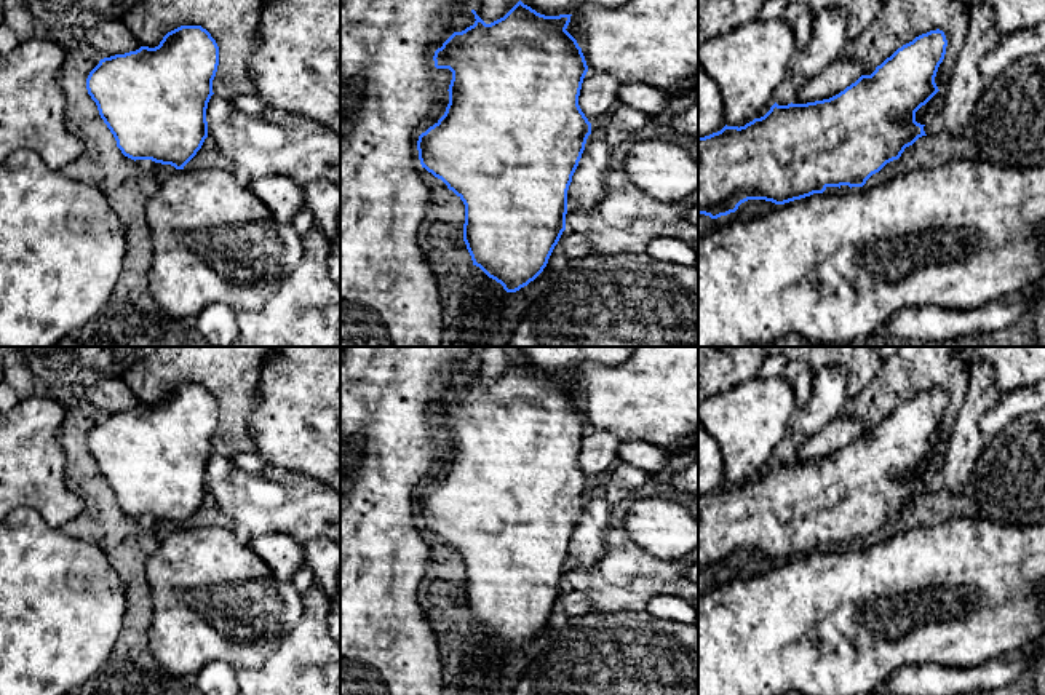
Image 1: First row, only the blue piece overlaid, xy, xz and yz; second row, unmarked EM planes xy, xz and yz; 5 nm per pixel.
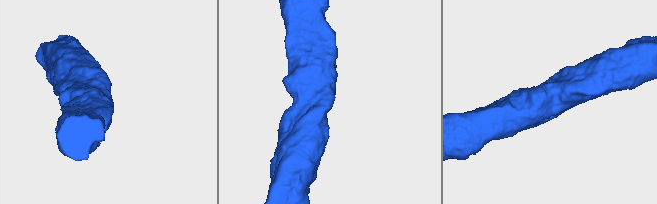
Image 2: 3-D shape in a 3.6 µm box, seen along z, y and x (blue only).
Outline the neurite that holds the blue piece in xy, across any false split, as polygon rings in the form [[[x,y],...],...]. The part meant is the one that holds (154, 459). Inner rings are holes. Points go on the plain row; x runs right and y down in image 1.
[[[181,383],[155,406],[101,417],[86,447],[125,514],[184,527],[208,495],[206,467],[217,423],[219,404],[211,391],[201,383]]]

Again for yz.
[[[930,388],[898,406],[871,433],[861,433],[839,452],[778,463],[745,484],[724,484],[698,495],[698,572],[717,577],[748,558],[785,562],[823,551],[828,545],[863,545],[906,505],[927,494],[916,470],[940,447],[935,435],[946,412],[943,388]]]

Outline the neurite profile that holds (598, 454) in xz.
[[[586,430],[578,463],[591,483],[602,481],[618,460],[620,439],[607,430]]]

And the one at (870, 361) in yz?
[[[767,347],[769,355],[804,363],[813,374],[828,366],[840,366],[848,374],[848,398],[858,395],[877,374],[882,358],[876,347]]]

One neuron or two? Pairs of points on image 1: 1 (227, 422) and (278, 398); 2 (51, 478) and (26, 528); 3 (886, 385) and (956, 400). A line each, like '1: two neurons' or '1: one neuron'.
1: two neurons
2: two neurons
3: one neuron

